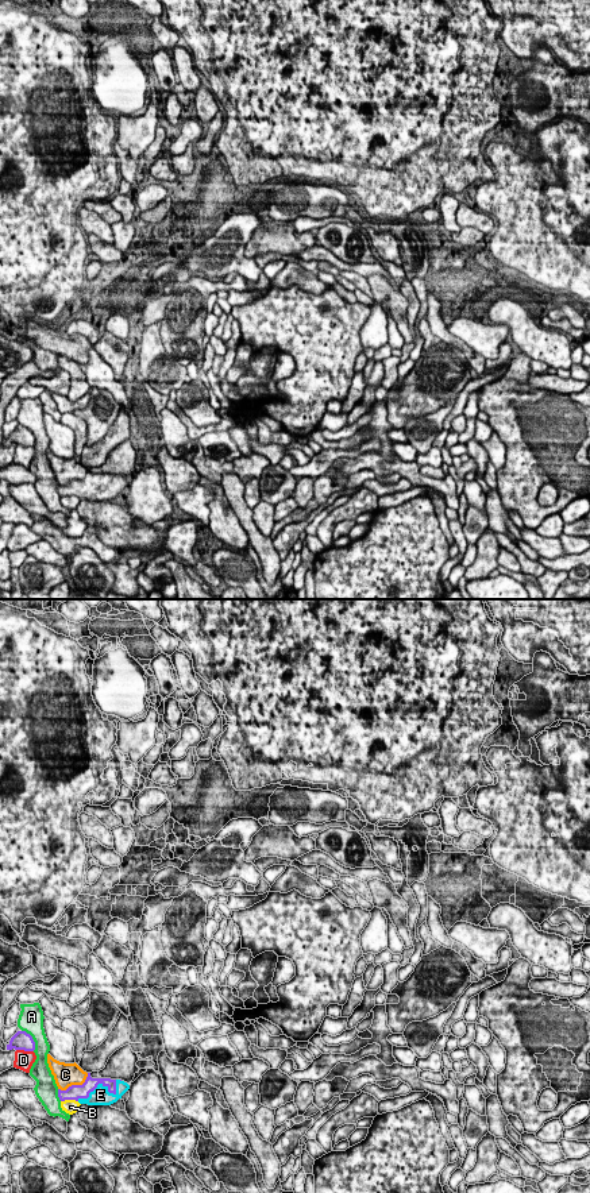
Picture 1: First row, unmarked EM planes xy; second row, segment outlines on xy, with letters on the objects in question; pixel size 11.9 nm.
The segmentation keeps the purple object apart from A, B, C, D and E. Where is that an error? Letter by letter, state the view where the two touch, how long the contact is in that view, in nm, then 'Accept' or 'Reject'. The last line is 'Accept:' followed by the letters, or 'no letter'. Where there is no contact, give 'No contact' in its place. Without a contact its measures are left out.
A: Touches purple in xy. Shared border 300 nm. Reject
B: Touches purple in xy. Shared border 200 nm. Reject
C: Touches purple in xy. Shared border 420 nm. Reject
D: Touches purple in xy. Shared border 220 nm. Reject
E: Touches purple in xy. Shared border 550 nm. Accept
Accept: E

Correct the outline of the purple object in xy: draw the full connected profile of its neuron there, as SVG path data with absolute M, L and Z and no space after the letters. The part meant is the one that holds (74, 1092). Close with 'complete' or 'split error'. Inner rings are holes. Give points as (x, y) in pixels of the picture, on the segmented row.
M90 1073L82 1085L72 1085L66 1090L58 1089L61 1101L76 1100L88 1105L111 1105L130 1089L130 1085L120 1080L92 1078Z; split error

